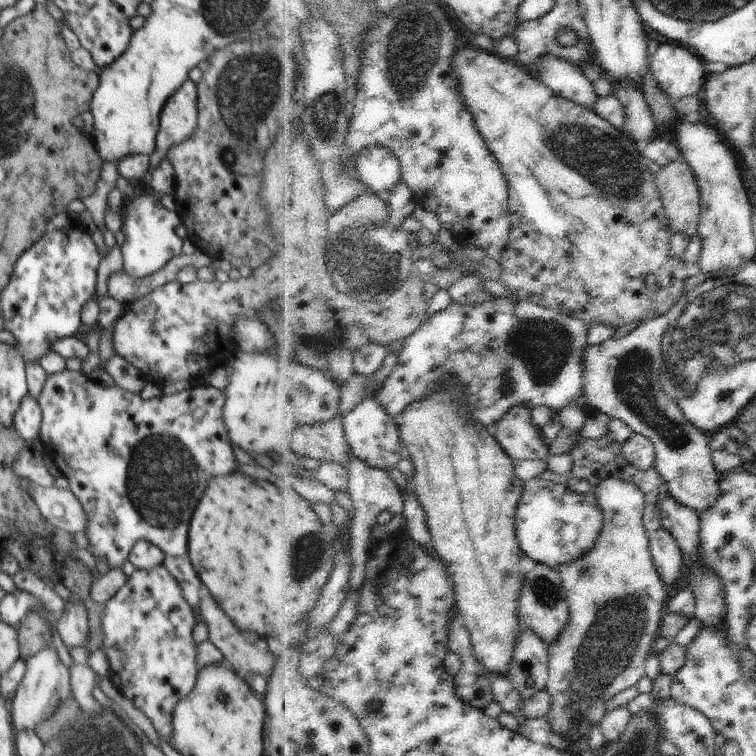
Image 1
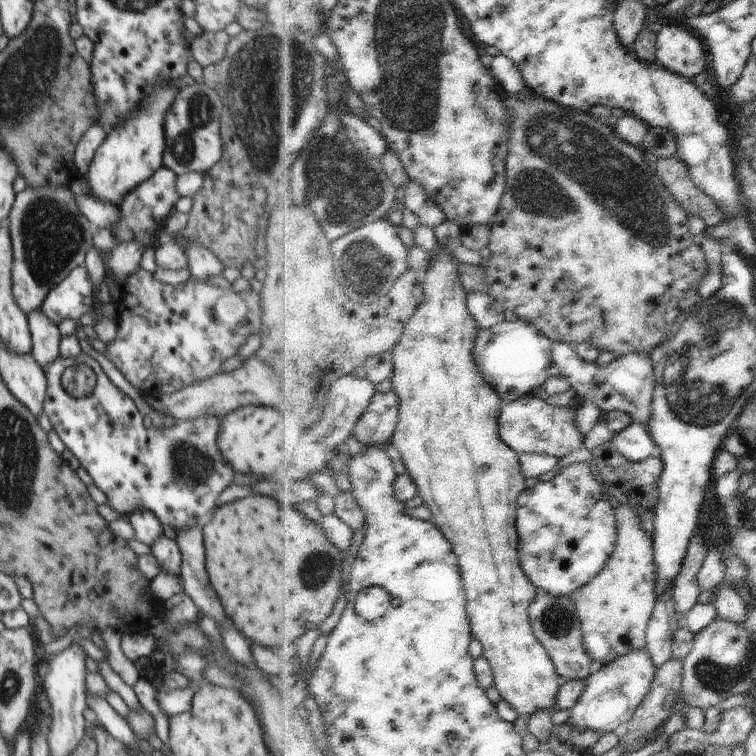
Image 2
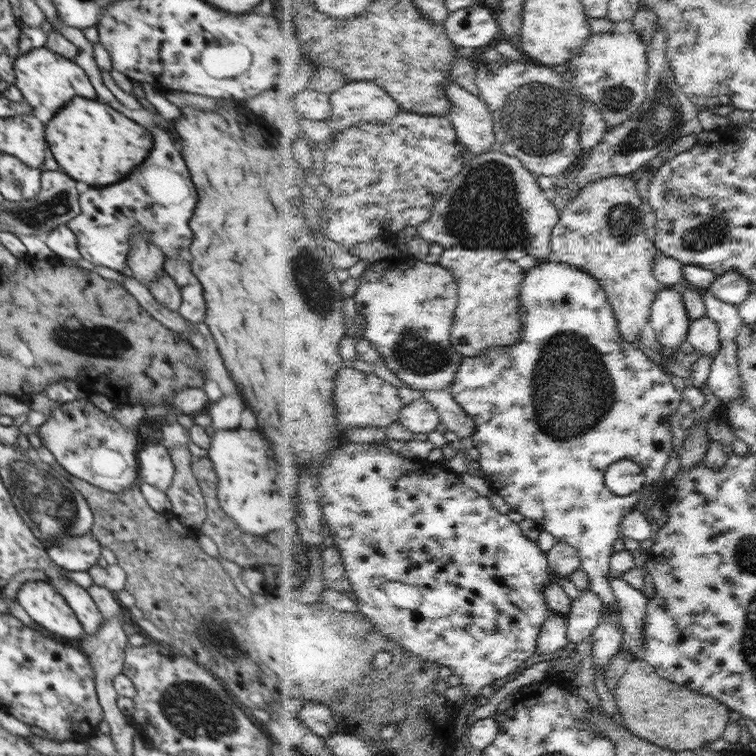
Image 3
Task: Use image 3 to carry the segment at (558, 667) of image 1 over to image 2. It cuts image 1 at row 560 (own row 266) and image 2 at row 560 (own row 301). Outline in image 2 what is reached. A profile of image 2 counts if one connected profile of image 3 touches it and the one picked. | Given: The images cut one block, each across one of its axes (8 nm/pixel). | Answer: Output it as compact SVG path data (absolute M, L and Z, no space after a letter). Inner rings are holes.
M619 506L617 516L620 524L616 554L596 580L575 592L574 596L582 619L586 648L596 662L596 671L630 652L647 648L648 629L659 601L654 540L640 526L641 520L632 506Z

